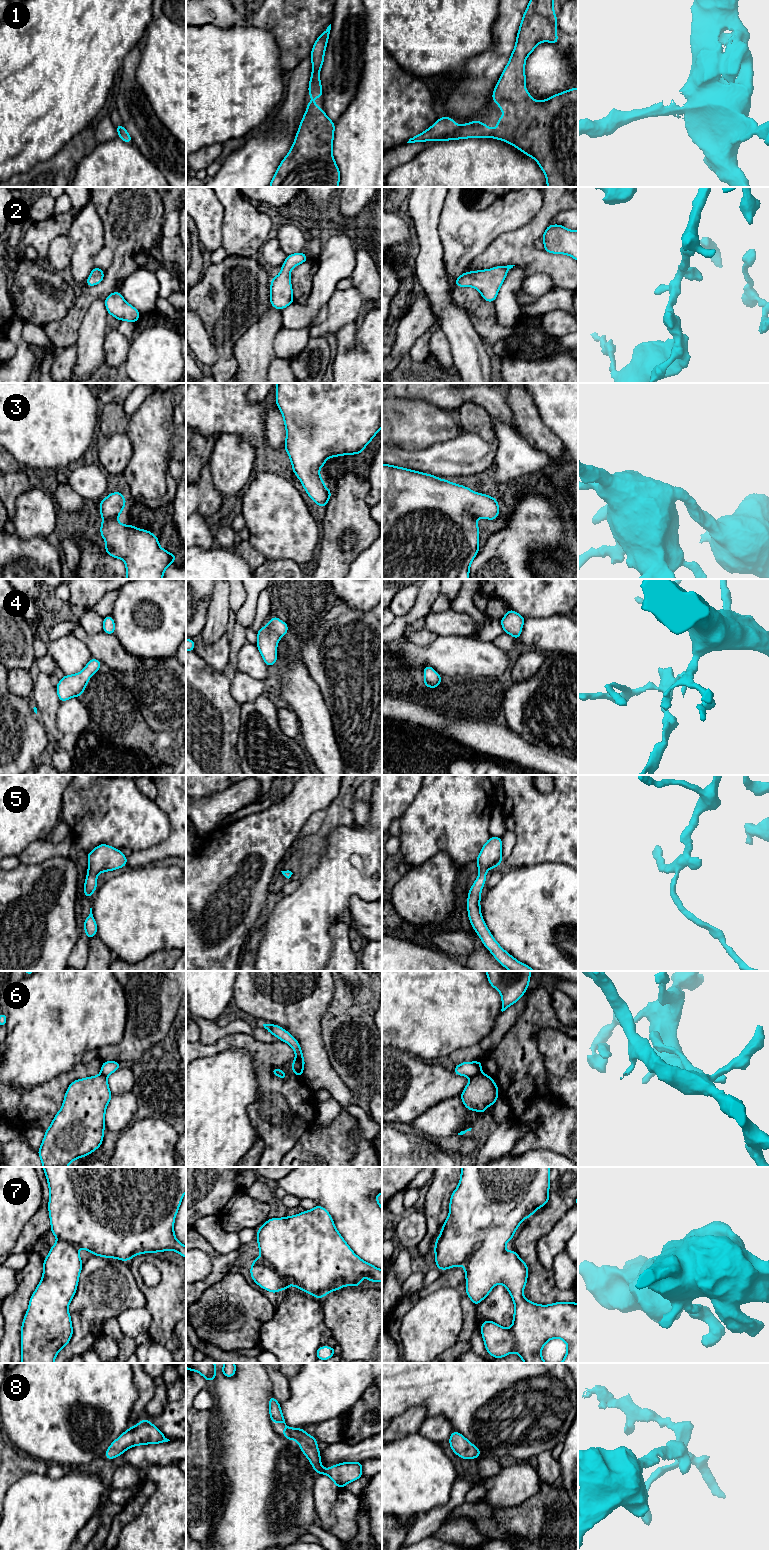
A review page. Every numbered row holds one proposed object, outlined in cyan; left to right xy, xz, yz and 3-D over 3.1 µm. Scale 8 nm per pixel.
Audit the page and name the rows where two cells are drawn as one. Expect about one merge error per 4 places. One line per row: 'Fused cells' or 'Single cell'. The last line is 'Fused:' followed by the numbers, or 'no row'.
1: Single cell
2: Single cell
3: Single cell
4: Single cell
5: Single cell
6: Fused cells
7: Single cell
8: Single cell
Fused: 6

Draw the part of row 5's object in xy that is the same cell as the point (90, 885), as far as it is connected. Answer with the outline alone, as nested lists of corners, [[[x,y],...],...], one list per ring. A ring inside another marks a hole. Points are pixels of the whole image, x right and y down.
[[[100,844],[87,855],[89,867],[84,883],[84,895],[92,898],[92,893],[97,888],[97,875],[102,872],[112,871],[127,865],[127,857],[118,849],[107,844]]]

